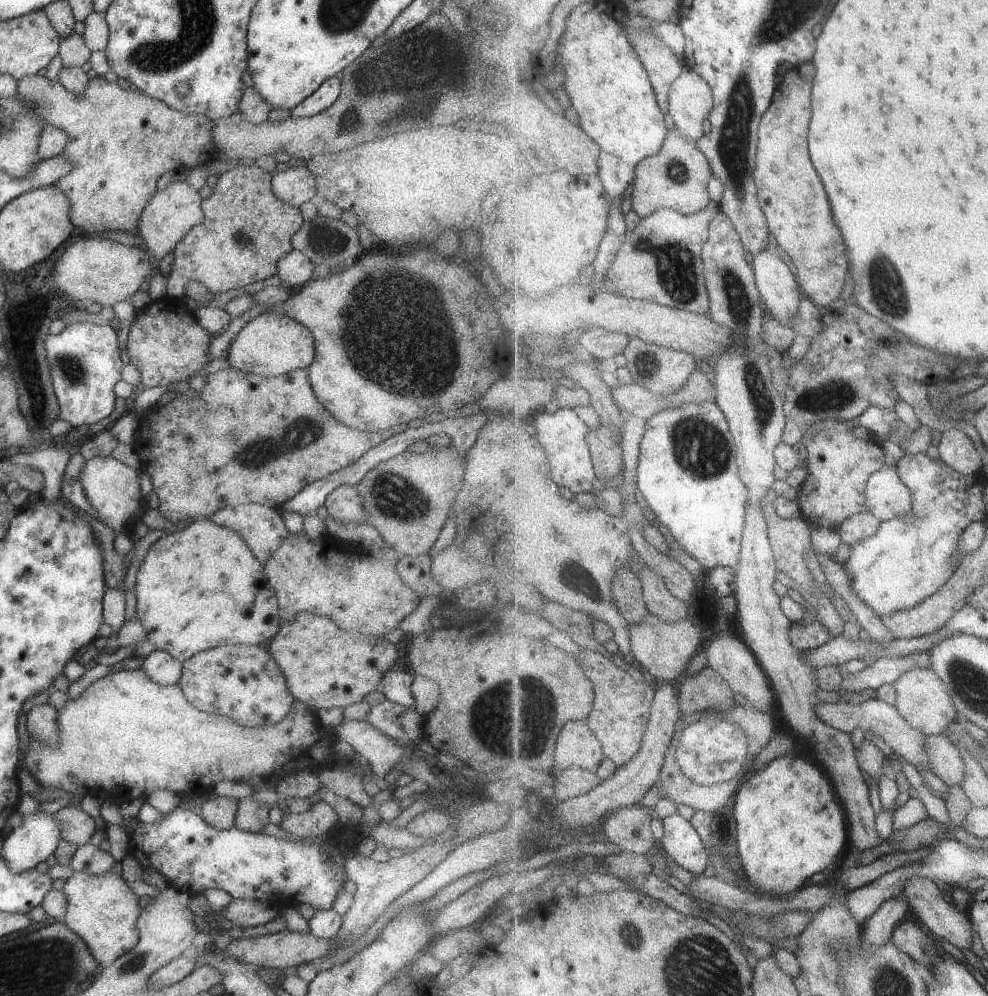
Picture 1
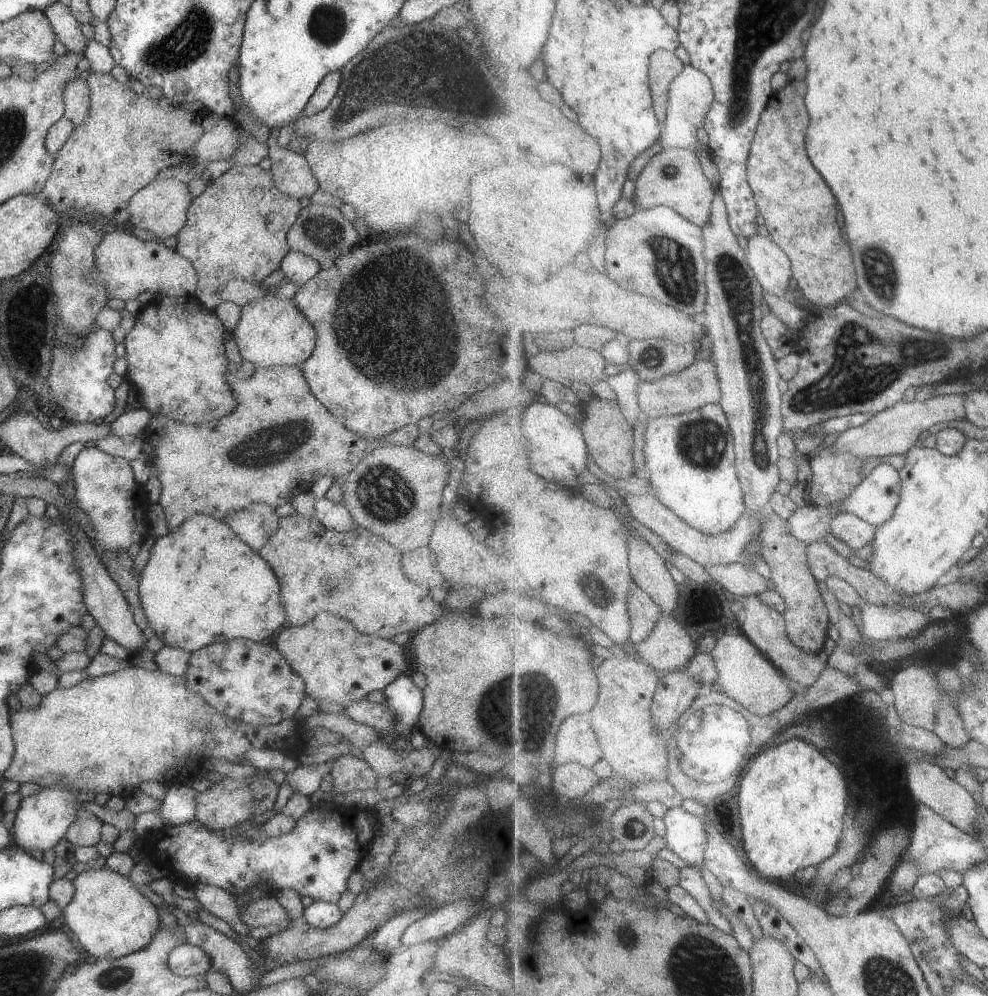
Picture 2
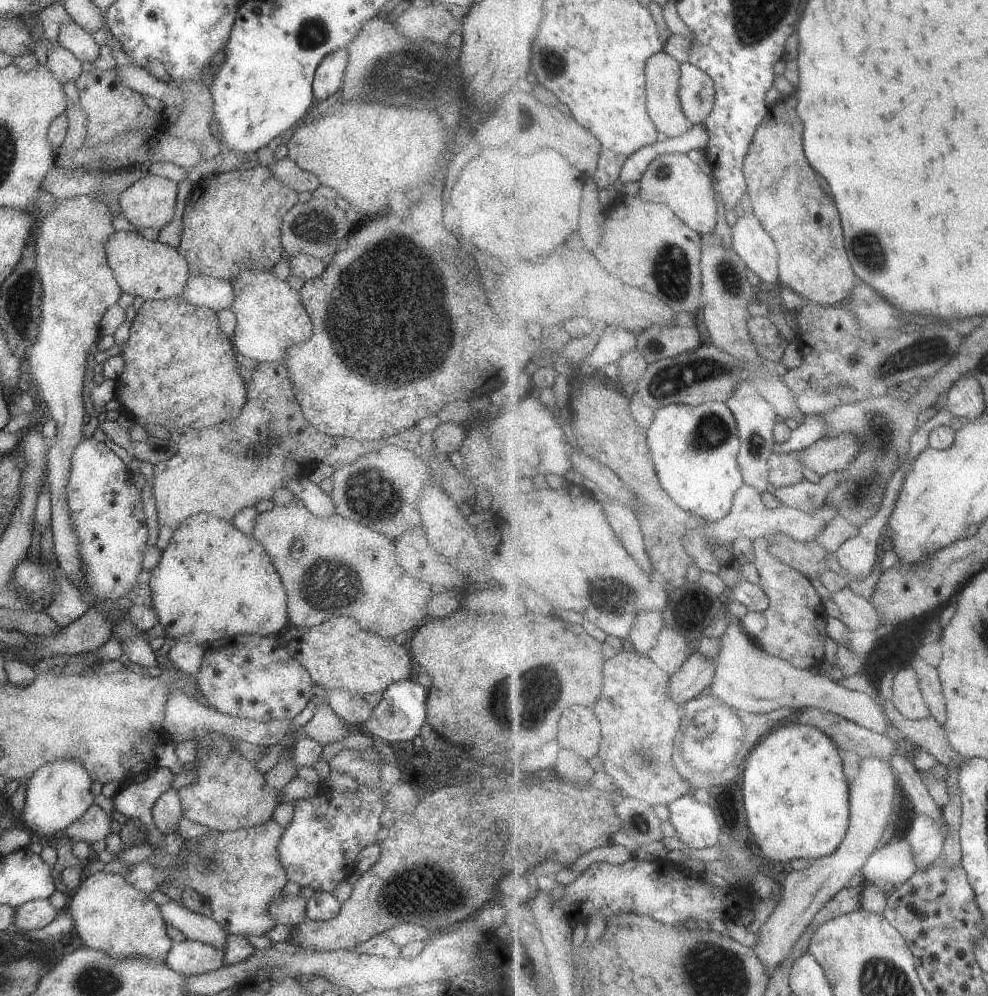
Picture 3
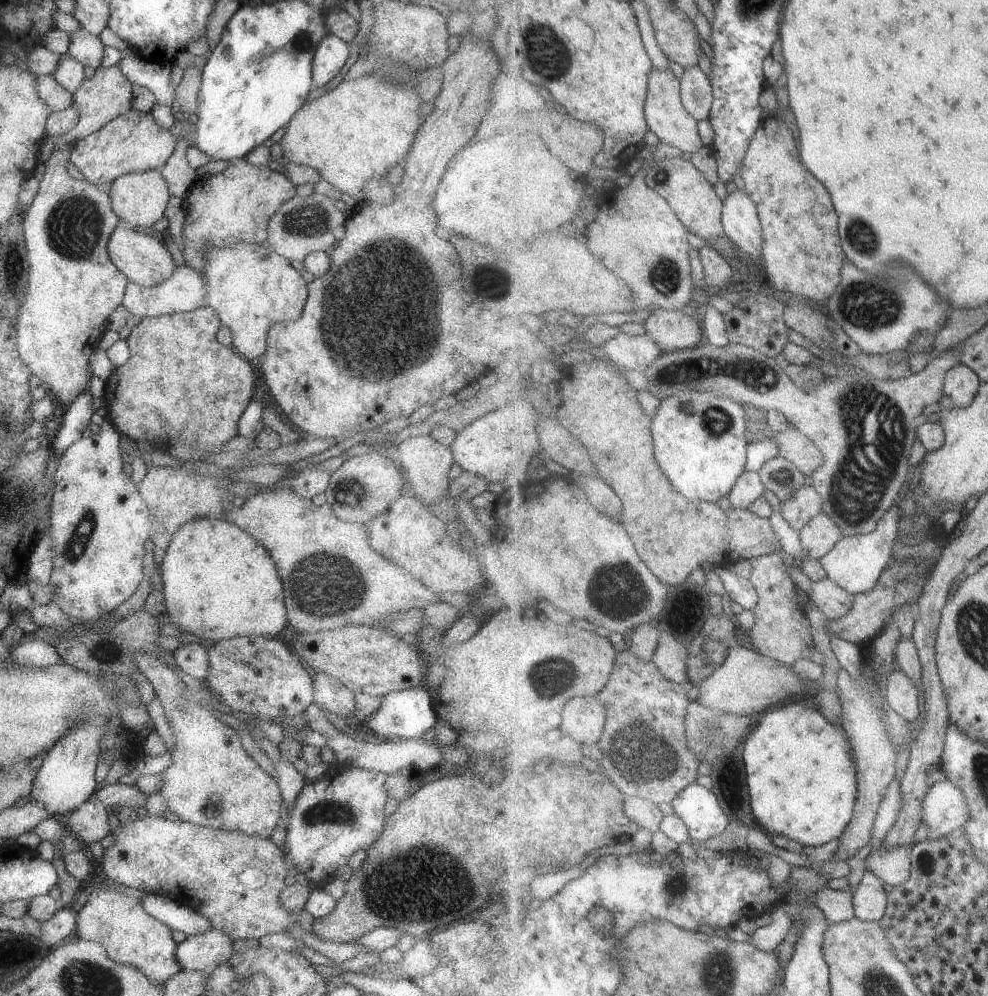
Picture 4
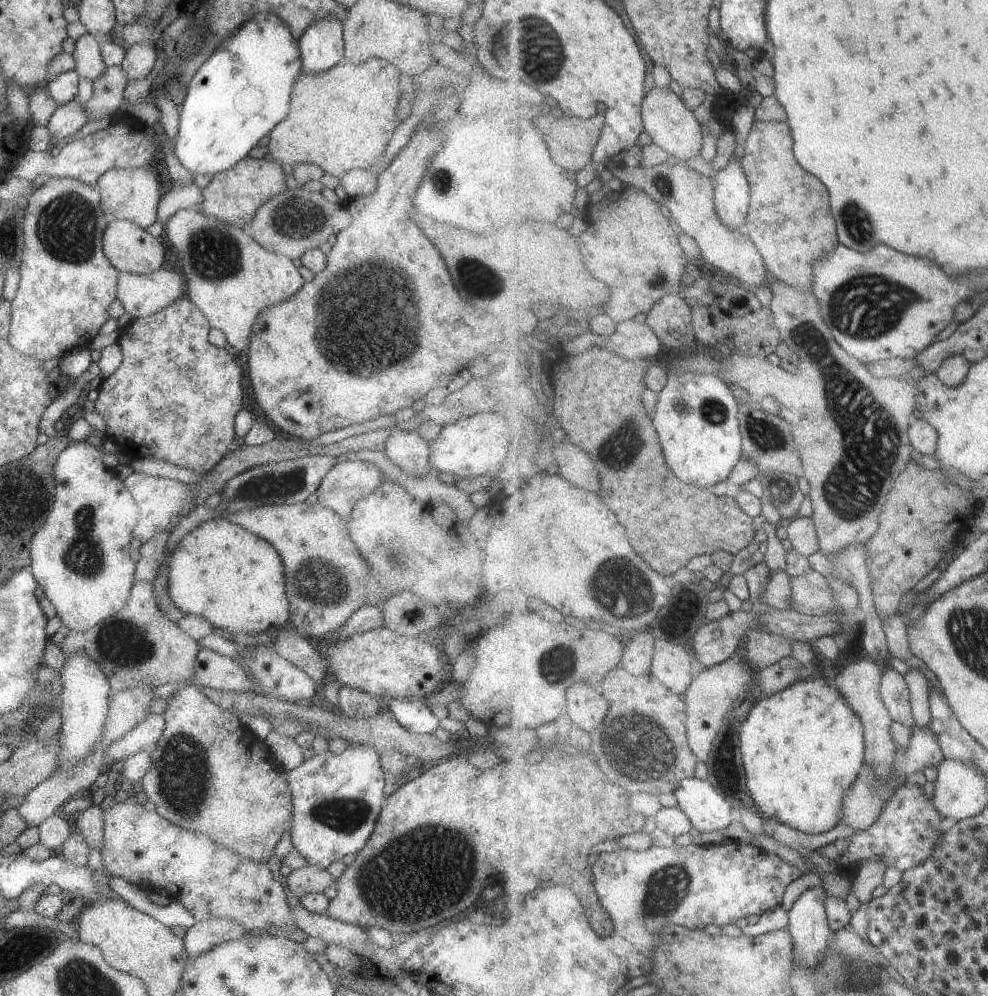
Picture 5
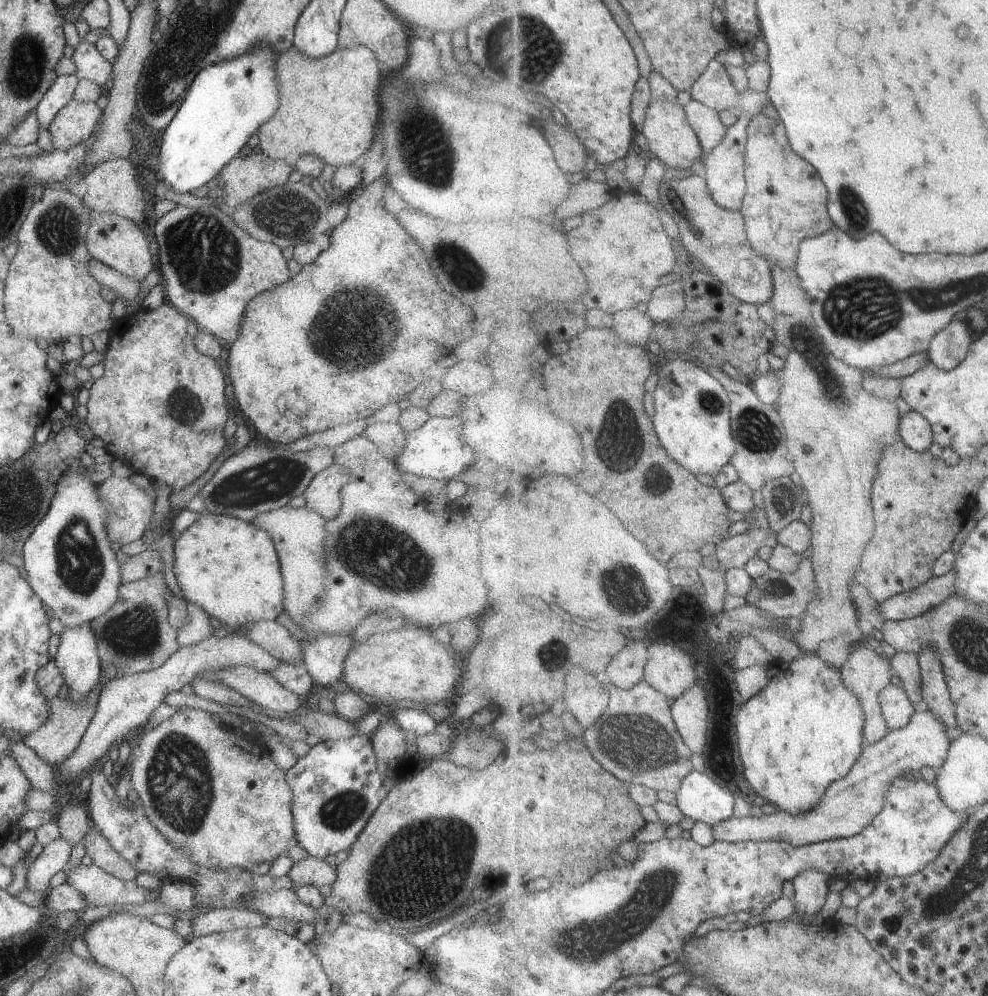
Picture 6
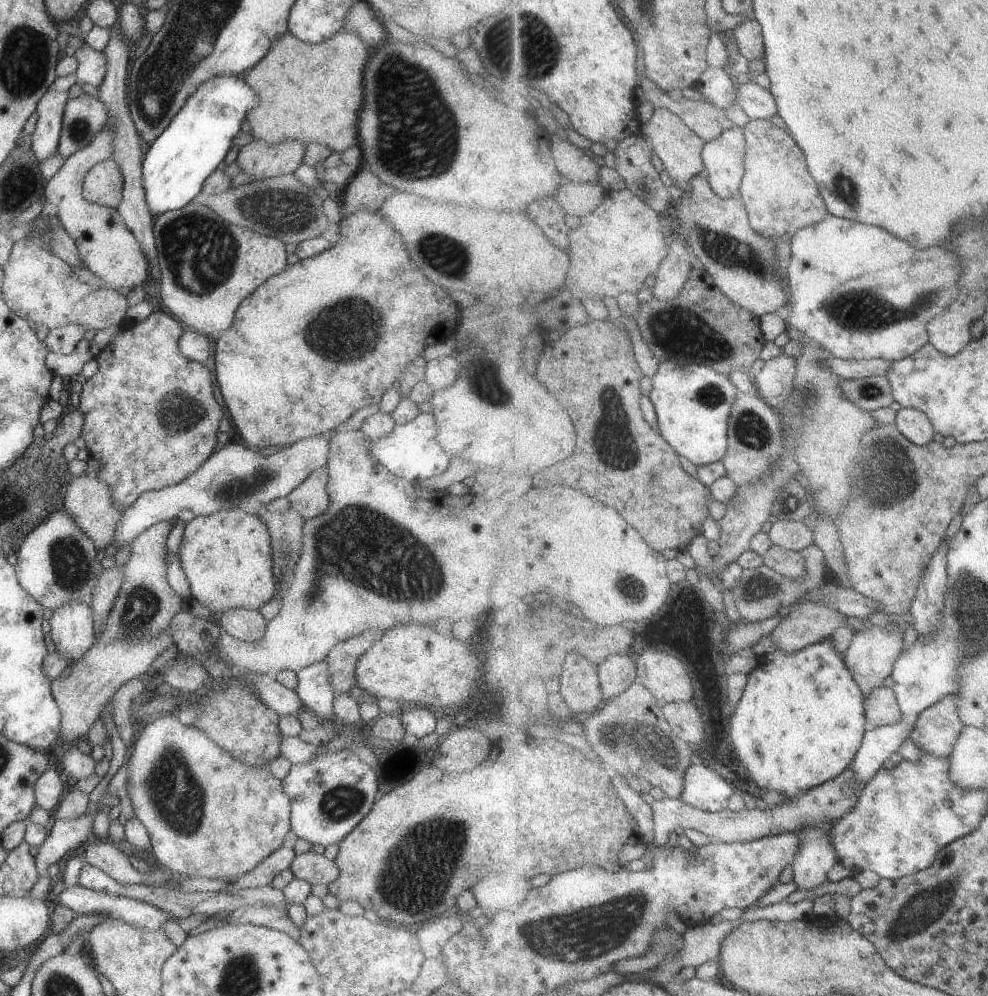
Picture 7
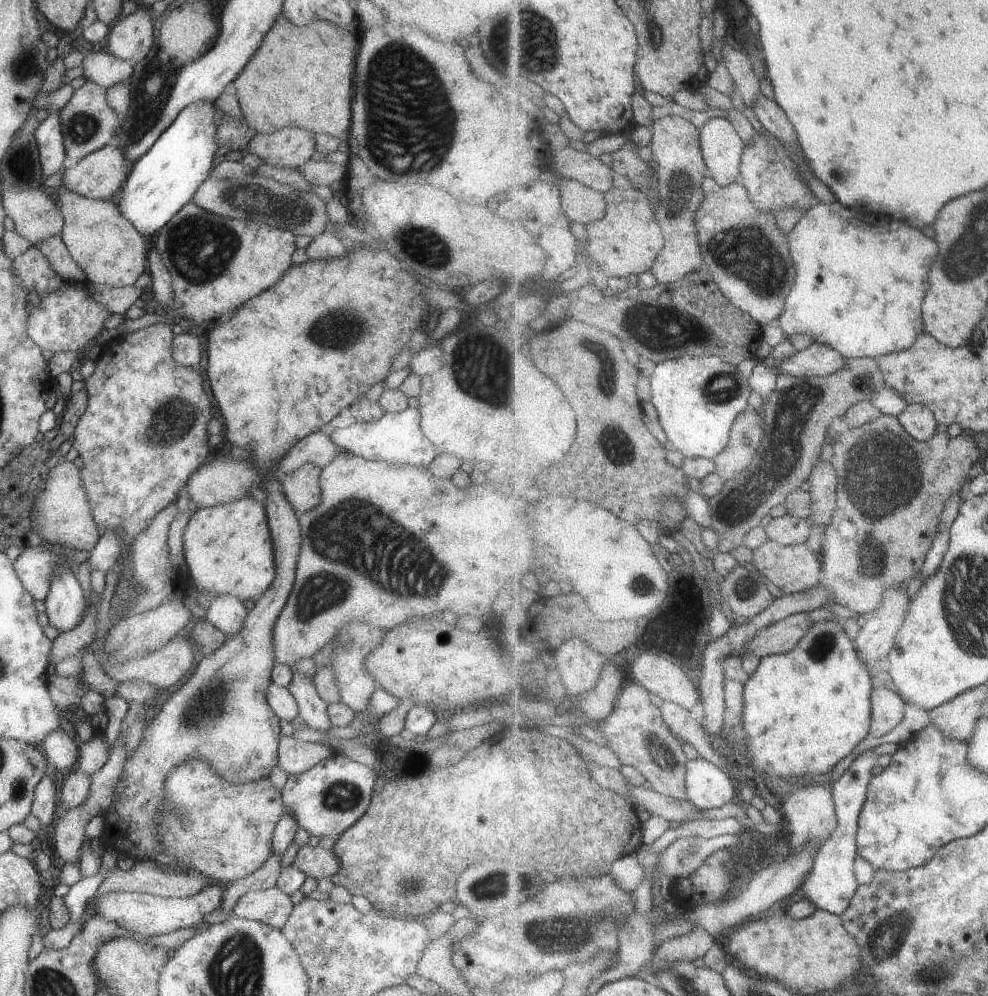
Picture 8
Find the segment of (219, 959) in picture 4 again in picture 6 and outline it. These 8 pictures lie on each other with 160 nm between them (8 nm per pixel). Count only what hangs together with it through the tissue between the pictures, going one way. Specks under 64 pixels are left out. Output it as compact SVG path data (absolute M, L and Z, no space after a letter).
M216 908L202 912L190 919L191 933L187 940L195 939L212 933L233 931L242 927L260 927L267 918L255 911L243 908Z

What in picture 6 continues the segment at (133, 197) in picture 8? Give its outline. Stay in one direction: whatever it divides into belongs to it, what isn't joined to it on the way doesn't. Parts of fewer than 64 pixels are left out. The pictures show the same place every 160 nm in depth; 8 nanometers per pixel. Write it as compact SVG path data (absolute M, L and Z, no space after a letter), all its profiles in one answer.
M257 46L250 52L245 52L237 58L227 58L215 64L209 64L197 72L185 98L173 119L161 134L161 142L158 148L156 164L151 171L157 174L157 178L163 185L174 193L185 194L200 188L209 180L215 179L218 173L237 155L239 150L255 133L255 130L271 118L277 110L277 78L275 78L275 54L265 46Z

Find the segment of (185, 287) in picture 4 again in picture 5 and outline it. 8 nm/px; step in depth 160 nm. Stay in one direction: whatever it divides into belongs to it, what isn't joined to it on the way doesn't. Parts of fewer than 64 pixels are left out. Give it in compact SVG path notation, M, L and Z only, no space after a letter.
M160 268L150 274L117 272L116 300L123 312L131 317L143 317L163 310L175 298L184 297L183 275L177 269Z

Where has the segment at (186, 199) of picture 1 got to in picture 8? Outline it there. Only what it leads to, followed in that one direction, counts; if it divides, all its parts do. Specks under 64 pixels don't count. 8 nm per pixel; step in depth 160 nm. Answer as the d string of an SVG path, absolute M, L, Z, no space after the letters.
M114 143L106 144L87 154L76 163L68 163L62 172L61 184L64 189L73 191L88 199L112 199L122 182L127 178L130 164Z

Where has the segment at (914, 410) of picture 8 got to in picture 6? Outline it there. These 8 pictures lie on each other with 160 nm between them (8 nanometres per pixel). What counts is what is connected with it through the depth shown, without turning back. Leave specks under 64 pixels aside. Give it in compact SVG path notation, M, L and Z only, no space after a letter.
M914 411L902 416L900 436L905 445L917 453L927 453L934 443L931 424L920 413Z

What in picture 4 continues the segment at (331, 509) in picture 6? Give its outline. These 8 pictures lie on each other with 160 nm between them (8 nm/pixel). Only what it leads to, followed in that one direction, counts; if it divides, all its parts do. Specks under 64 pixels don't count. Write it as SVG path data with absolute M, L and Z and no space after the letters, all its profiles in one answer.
M371 448L369 453L348 458L330 472L327 488L323 492L325 503L340 520L364 525L373 516L385 512L397 496L404 494L401 488L403 477L395 459L375 453Z

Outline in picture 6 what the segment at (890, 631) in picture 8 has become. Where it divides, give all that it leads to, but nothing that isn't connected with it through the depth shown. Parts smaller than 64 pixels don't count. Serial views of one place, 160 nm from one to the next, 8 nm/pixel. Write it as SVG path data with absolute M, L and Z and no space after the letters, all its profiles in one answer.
M860 643L859 648L852 651L847 664L841 669L841 677L844 679L845 686L849 686L849 690L853 690L863 704L866 717L865 743L868 745L884 740L891 732L883 718L879 694L891 684L891 678L894 675L891 659L885 654L880 656L877 652L873 652L873 648L865 643Z

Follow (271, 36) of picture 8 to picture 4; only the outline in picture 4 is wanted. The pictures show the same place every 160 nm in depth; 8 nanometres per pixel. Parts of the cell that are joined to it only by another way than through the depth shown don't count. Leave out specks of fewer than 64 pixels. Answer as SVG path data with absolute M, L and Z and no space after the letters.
M369 74L355 80L343 79L335 88L313 100L305 100L297 111L283 126L285 132L278 140L282 158L291 163L311 167L317 170L320 179L337 188L341 193L350 195L360 203L361 188L365 180L378 180L388 175L390 168L395 164L403 164L405 154L415 138L415 132L423 118L417 114L423 100L415 90L403 88L395 82L383 79L379 75Z

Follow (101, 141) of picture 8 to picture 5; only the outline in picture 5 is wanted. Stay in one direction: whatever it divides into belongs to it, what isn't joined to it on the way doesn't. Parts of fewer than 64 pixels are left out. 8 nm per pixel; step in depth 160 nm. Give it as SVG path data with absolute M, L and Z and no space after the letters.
M74 99L59 106L51 114L46 125L49 138L51 138L49 147L53 147L65 137L75 134L86 122L87 114L85 114L85 108L79 105Z

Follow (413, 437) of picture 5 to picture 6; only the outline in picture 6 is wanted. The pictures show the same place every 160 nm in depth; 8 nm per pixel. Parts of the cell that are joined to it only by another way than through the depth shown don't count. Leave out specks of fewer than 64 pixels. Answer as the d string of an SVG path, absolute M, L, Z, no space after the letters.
M369 424L363 432L366 437L383 456L391 461L402 454L402 448L406 446L405 432L399 428L399 424Z

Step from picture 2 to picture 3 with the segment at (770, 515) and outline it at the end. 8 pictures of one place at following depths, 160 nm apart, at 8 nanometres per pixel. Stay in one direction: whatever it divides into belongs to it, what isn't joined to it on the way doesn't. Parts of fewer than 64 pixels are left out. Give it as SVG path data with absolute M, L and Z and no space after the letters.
M767 537L752 541L755 560L761 575L761 586L770 600L770 607L764 612L767 619L765 630L756 642L769 654L790 662L795 668L810 670L819 667L826 660L828 639L827 616L819 594L809 579L796 568L781 562L770 551L772 544Z

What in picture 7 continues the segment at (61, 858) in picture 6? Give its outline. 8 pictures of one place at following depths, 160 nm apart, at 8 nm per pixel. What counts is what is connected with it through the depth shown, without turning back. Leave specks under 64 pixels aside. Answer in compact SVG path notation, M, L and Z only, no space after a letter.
M85 813L73 820L59 819L53 823L34 859L35 868L40 876L46 875L45 870L51 864L59 864L69 850L77 849L90 841L93 816L84 815Z

